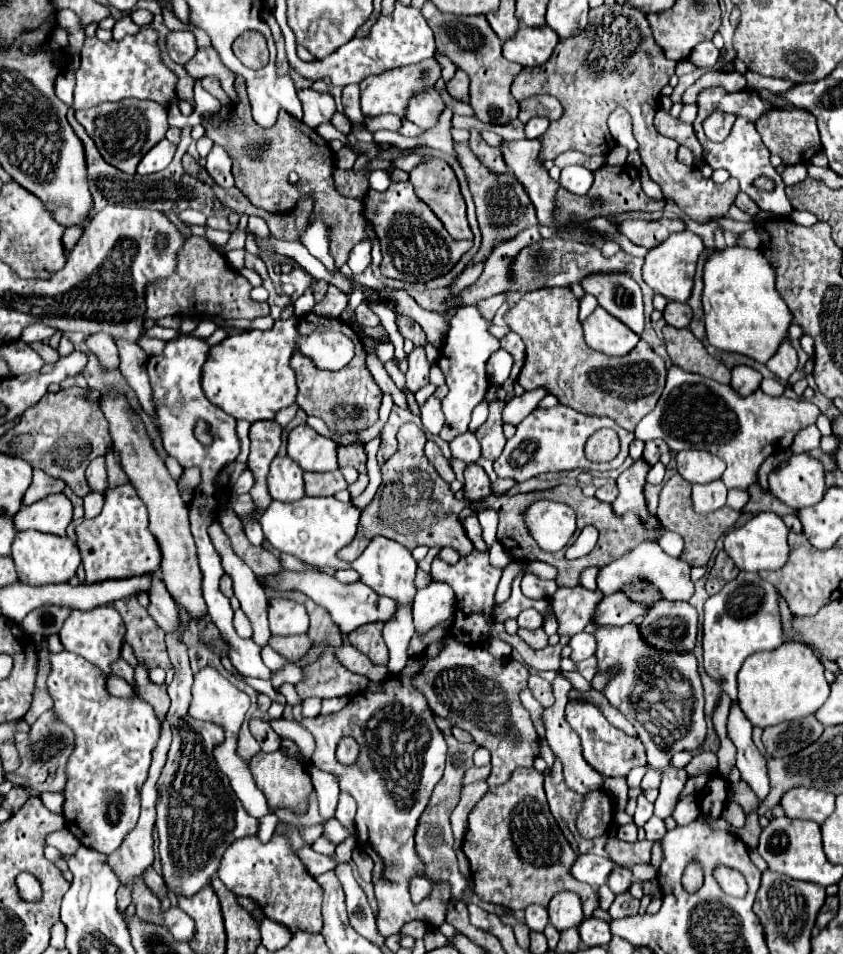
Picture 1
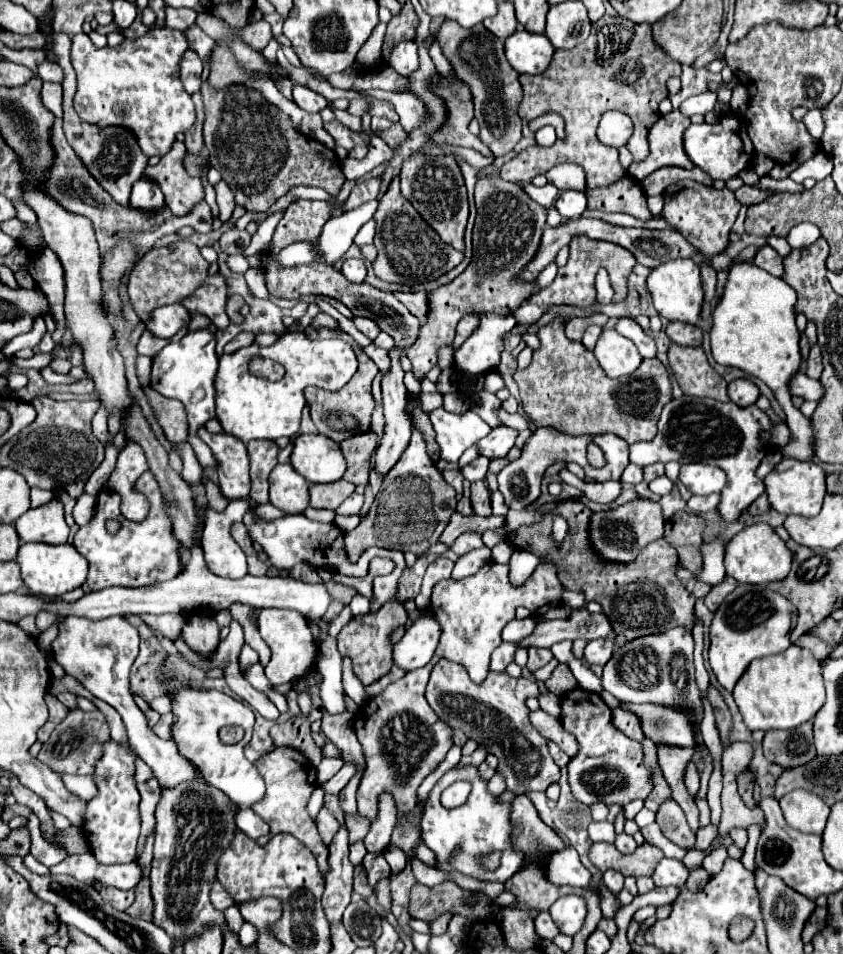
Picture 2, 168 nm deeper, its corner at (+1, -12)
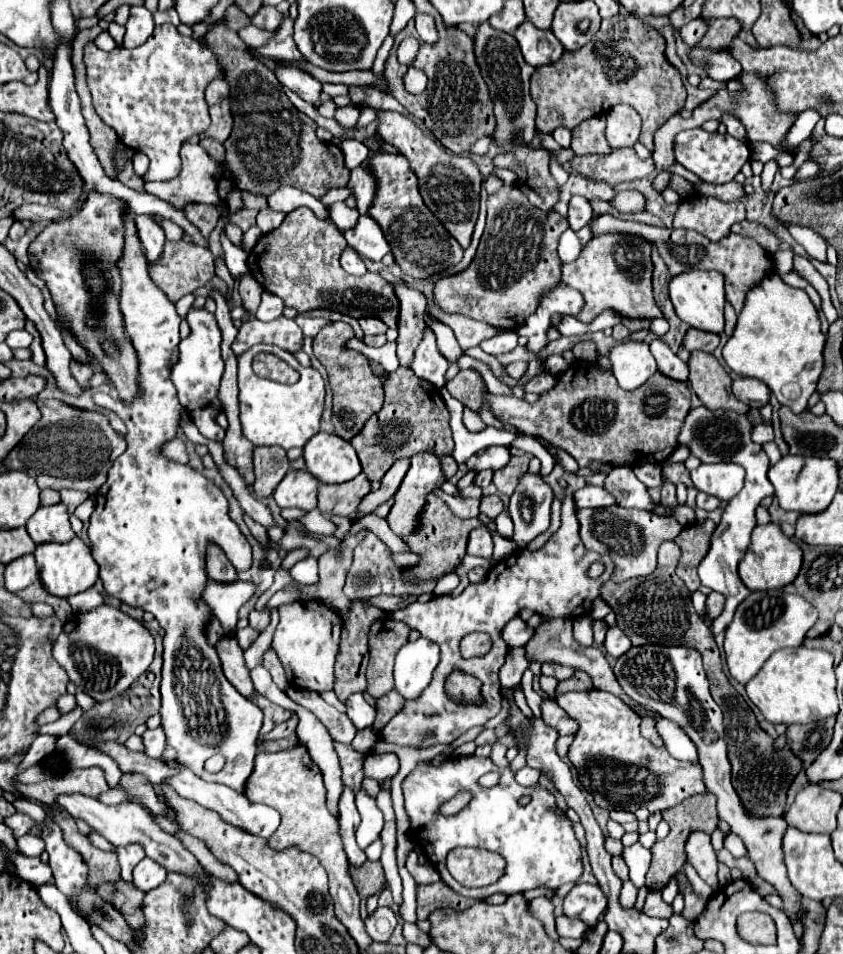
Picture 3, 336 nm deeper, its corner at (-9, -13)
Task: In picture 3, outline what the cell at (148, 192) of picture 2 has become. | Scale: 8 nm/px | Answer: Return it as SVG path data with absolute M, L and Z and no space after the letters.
M137 215L135 225L137 225L139 241L147 253L147 259L155 261L161 255L163 243L165 243L165 233L163 233L161 225L155 223L153 215Z

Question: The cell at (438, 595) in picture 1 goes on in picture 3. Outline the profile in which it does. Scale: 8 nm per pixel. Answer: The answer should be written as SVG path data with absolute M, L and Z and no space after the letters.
M421 637L417 641L409 641L407 645L403 645L397 653L395 659L395 689L405 697L405 699L415 699L417 695L421 695L421 691L429 685L431 681L431 673L439 663L439 645Z

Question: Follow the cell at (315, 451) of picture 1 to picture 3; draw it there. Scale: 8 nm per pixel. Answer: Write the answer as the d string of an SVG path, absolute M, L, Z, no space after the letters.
M317 433L303 447L307 471L321 483L345 483L361 473L357 453L349 441L331 433Z

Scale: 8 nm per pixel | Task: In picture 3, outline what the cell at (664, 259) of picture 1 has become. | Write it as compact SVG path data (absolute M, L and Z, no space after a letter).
M685 271L675 275L669 281L669 299L675 307L675 313L681 321L689 327L709 331L709 333L723 333L723 305L725 305L725 279L717 271Z

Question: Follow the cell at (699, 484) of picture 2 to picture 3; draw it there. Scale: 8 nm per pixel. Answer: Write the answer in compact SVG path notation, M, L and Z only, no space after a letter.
M701 463L691 471L693 485L721 501L729 501L743 487L745 471L735 463Z

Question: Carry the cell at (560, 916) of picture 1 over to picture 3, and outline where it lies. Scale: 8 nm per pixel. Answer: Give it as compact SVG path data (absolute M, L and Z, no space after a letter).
M577 883L565 897L563 913L571 919L581 919L589 927L595 927L605 907L607 907L607 899L597 885Z

